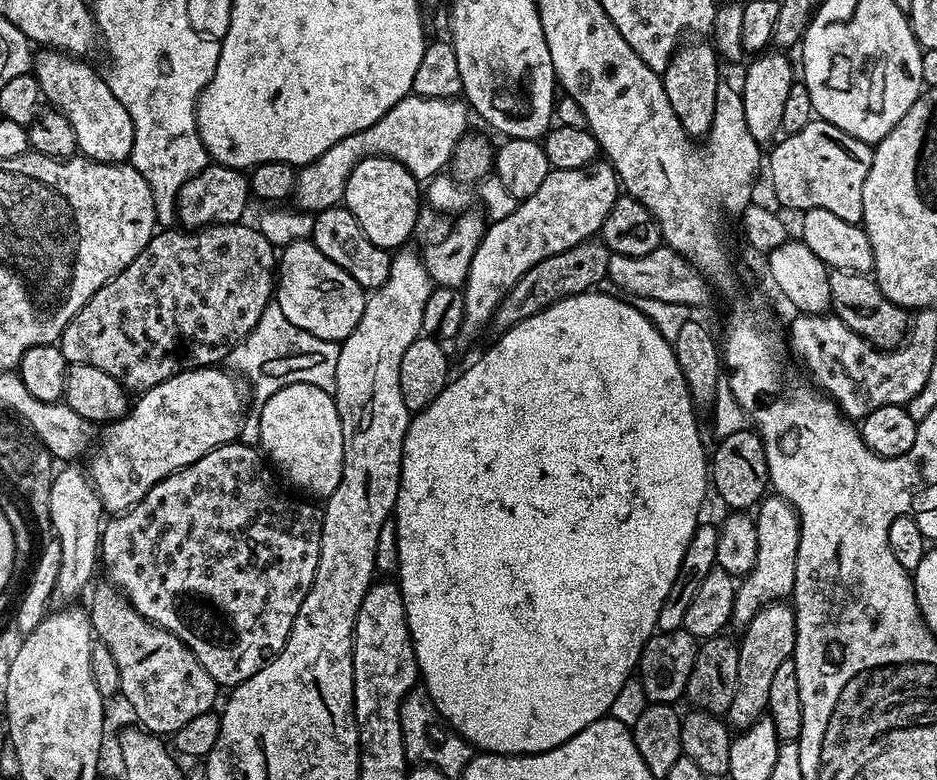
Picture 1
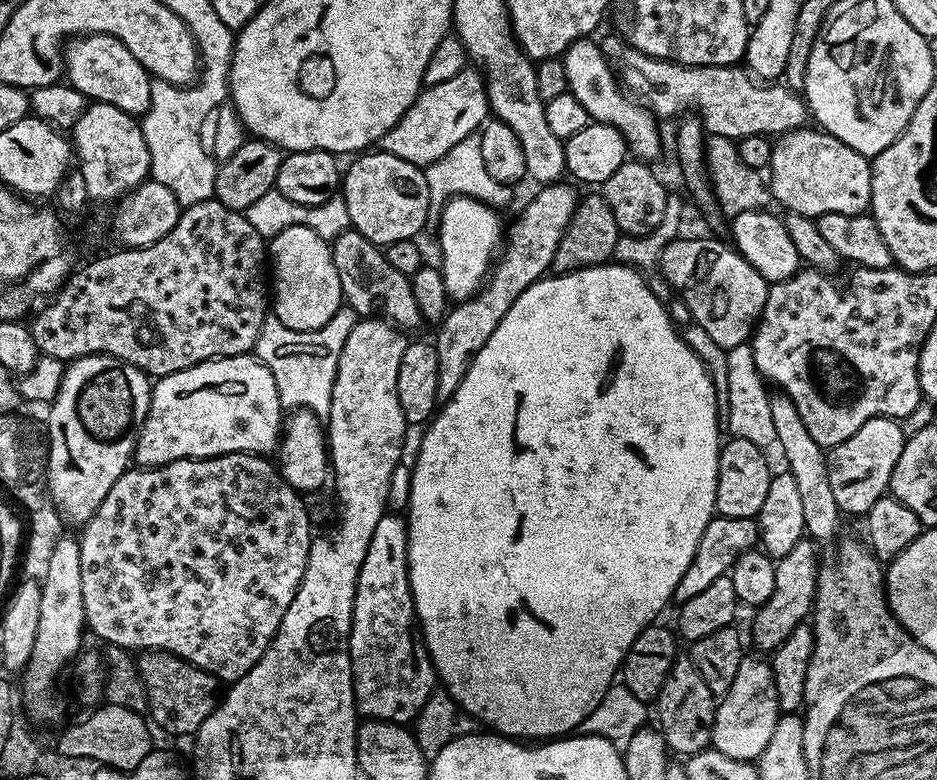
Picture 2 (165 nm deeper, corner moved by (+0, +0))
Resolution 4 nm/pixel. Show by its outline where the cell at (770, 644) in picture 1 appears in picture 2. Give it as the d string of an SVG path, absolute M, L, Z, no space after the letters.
M805 538L793 546L789 553L782 554L775 561L774 570L774 594L766 598L766 602L755 609L752 620L752 640L761 648L764 654L775 652L782 642L790 636L790 630L794 630L799 624L809 619L816 602L816 564L817 545L811 539Z

